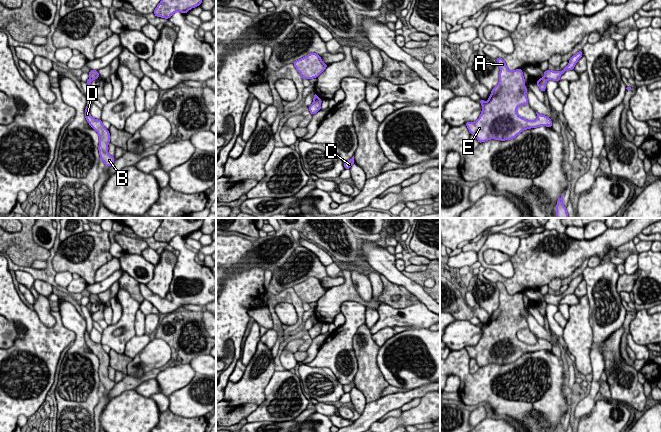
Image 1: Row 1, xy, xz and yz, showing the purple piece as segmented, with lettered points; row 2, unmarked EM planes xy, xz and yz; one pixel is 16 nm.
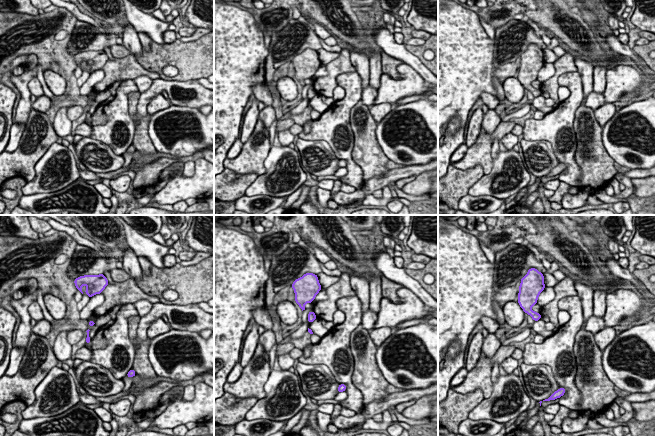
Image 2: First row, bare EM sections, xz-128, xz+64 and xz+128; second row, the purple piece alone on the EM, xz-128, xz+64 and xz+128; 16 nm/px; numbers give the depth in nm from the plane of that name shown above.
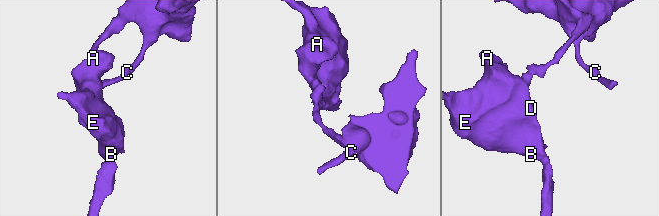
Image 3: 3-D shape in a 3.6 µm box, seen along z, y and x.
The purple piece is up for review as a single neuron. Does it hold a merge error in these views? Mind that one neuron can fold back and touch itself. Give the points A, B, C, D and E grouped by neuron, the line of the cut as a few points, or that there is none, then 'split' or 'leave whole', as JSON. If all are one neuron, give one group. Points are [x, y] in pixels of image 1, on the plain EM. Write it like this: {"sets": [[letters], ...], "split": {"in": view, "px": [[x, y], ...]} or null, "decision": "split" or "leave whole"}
{"sets": [["A", "B", "D", "E"], ["C"]], "split": {"in": "yz", "px": [[544, 301], [547, 303]]}, "decision": "split"}

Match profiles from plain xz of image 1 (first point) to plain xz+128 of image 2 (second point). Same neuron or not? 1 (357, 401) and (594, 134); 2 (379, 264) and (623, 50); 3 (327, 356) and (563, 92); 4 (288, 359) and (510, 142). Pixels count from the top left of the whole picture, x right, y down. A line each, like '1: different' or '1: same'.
1: different
2: same
3: different
4: same

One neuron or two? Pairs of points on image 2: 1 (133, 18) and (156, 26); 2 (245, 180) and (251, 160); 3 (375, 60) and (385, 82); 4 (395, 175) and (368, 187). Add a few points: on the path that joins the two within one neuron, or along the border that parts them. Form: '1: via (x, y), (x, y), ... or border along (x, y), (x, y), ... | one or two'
1: via (139, 20), (150, 25) | one
2: border along (225, 168), (237, 173), (258, 175) | two
3: border along (382, 74), (377, 90) | two
4: via (388, 177), (381, 182), (375, 183) | one

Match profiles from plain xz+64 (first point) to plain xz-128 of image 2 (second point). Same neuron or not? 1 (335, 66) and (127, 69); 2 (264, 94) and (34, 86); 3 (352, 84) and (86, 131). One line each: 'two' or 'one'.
1: one
2: one
3: two

